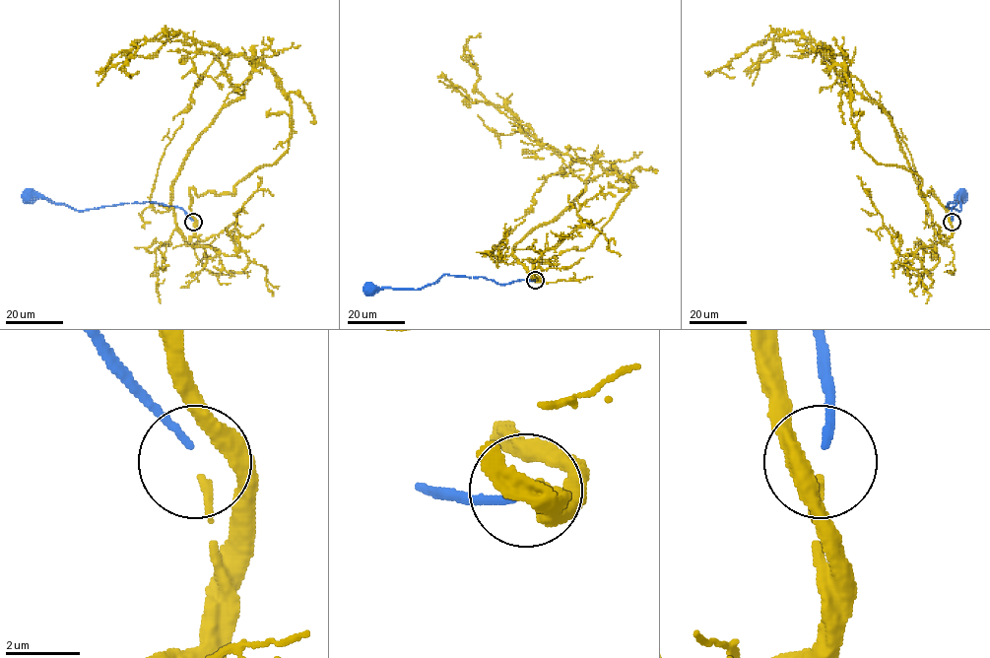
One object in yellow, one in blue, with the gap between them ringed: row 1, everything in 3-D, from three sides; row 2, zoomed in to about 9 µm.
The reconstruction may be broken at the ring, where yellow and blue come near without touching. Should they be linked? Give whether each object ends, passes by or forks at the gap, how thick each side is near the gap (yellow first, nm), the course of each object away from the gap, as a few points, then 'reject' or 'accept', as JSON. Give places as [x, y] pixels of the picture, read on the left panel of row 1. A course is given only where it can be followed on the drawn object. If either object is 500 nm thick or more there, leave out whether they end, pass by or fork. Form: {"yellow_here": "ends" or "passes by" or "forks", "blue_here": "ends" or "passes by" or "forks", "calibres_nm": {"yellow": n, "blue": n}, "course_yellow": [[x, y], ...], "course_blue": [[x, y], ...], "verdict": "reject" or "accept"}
{"yellow_here": "ends", "blue_here": "ends", "calibres_nm": {"yellow": 240, "blue": 200}, "course_yellow": [[193, 223], [187, 242], [171, 184], [243, 92], [213, 53], [180, 40], [136, 40], [122, 67], [139, 72]], "course_blue": [[193, 221], [181, 208], [152, 202], [124, 203], [80, 211], [44, 197], [28, 197]], "verdict": "accept"}

